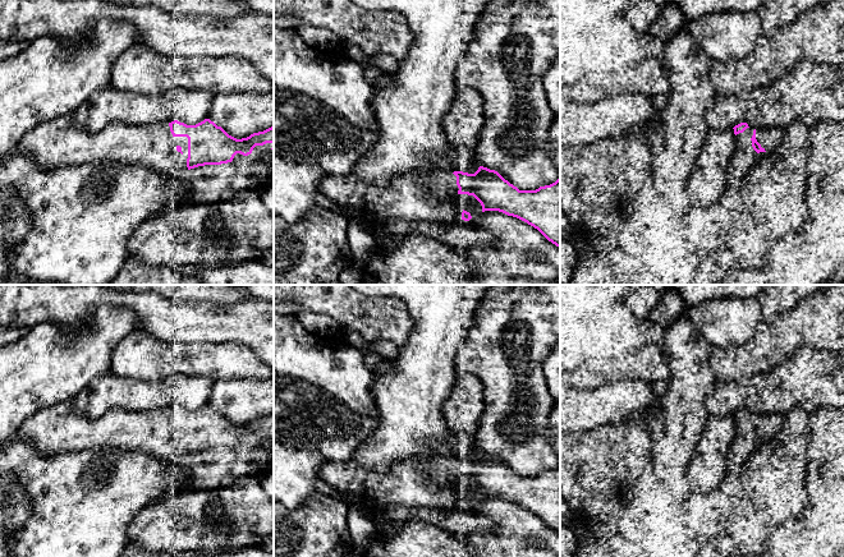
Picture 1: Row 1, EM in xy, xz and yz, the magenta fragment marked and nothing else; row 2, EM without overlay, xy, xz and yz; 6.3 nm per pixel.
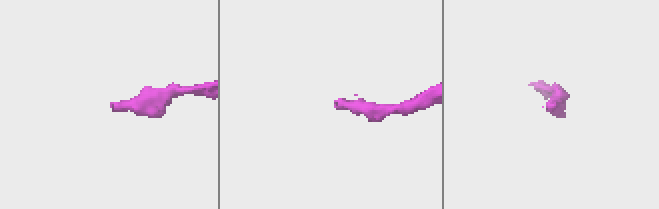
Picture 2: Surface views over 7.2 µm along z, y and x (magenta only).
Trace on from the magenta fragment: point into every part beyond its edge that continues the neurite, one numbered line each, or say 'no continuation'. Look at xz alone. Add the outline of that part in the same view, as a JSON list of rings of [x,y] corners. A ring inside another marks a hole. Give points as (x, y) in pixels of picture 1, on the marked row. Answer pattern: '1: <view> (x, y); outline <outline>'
1: xz (413, 197); outline [[[448,170],[430,174],[407,172],[394,176],[386,187],[377,187],[363,179],[349,175],[326,175],[318,181],[318,190],[338,204],[348,206],[370,216],[405,221],[462,220],[463,208],[455,203],[458,198],[457,176]]]

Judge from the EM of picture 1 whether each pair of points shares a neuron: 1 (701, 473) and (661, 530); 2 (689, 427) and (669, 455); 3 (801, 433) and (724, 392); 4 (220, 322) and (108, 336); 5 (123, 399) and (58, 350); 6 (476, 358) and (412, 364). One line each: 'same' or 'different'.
1: different
2: same
3: different
4: different
5: different
6: different

